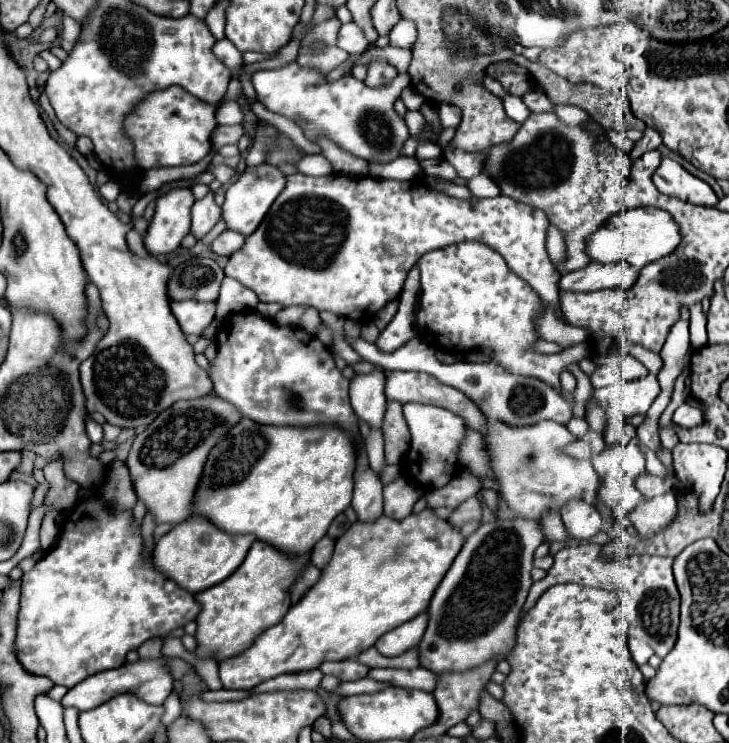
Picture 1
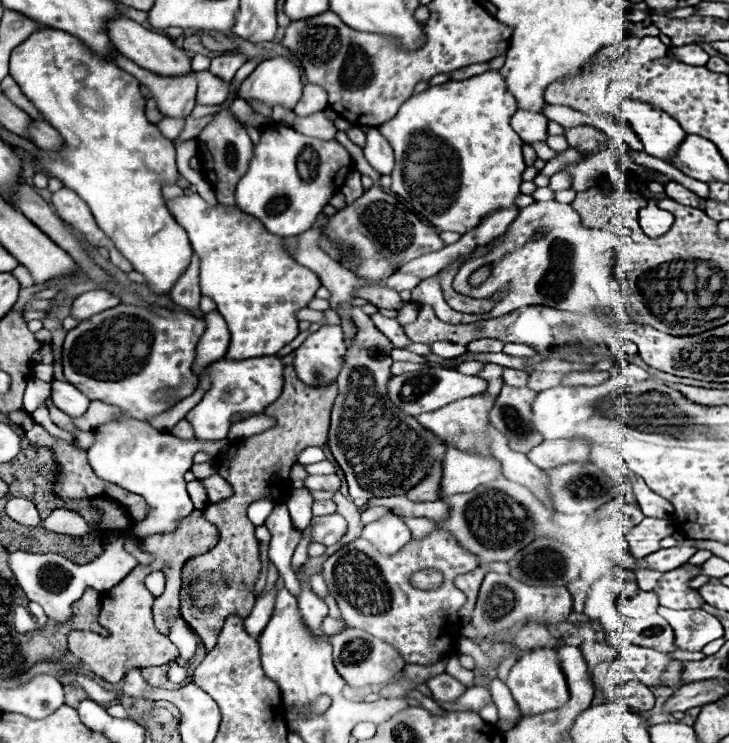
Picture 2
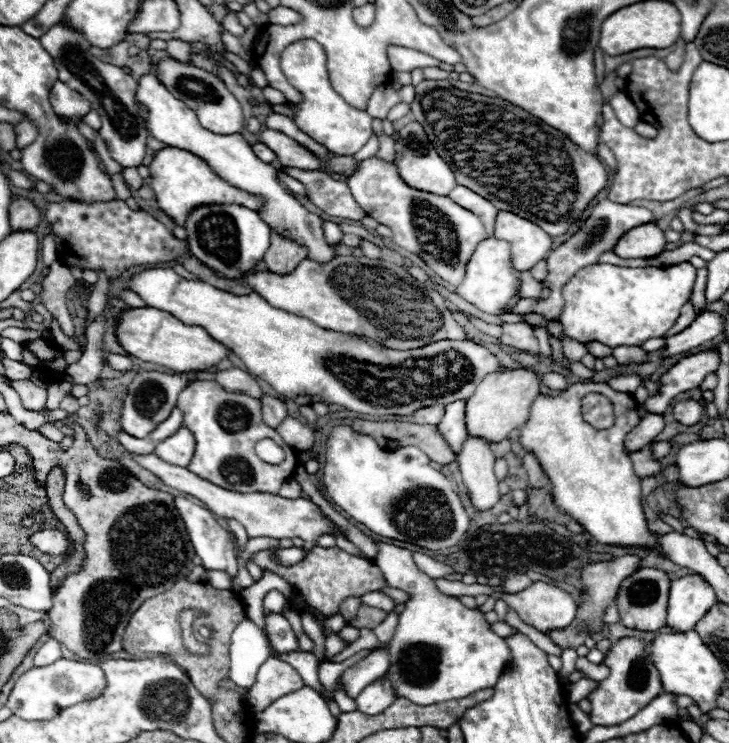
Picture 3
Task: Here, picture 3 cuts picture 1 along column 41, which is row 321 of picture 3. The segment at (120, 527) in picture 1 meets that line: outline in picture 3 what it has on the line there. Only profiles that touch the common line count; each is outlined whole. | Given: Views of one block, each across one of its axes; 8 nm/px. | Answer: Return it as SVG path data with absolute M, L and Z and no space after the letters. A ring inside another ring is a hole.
M690 262L667 267L624 267L592 264L564 286L564 312L560 324L578 342L602 342L610 348L640 346L644 340L660 338L676 322L680 308L690 300L696 268Z

